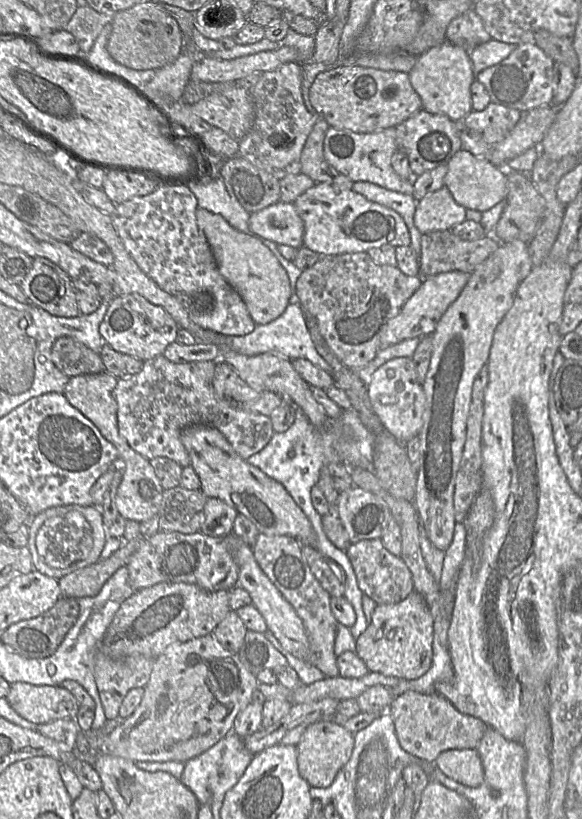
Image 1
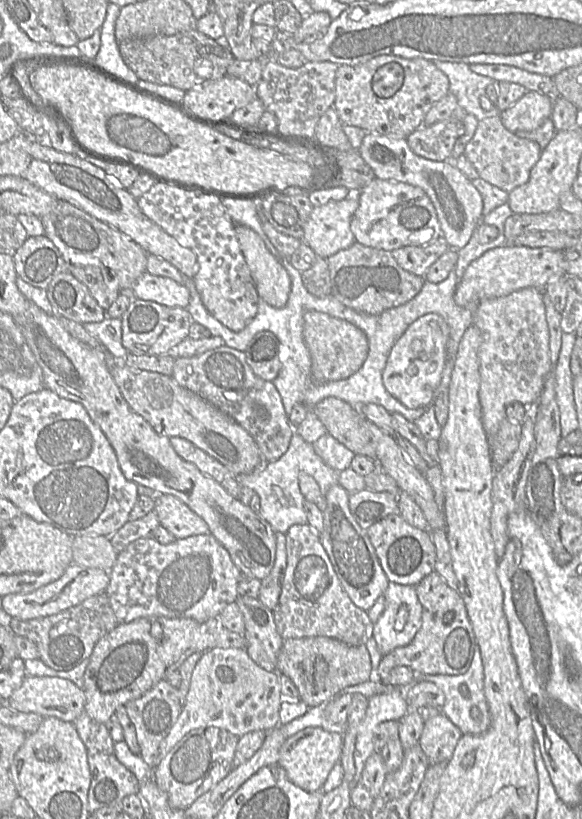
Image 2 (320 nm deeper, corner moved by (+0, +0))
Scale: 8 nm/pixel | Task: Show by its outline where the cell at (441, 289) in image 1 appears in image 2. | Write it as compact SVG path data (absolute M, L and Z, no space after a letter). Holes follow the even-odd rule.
M506 243L487 251L468 265L463 276L458 279L454 301L460 307L476 307L483 299L506 296L523 288L544 289L554 278L565 276L565 269L563 251Z

